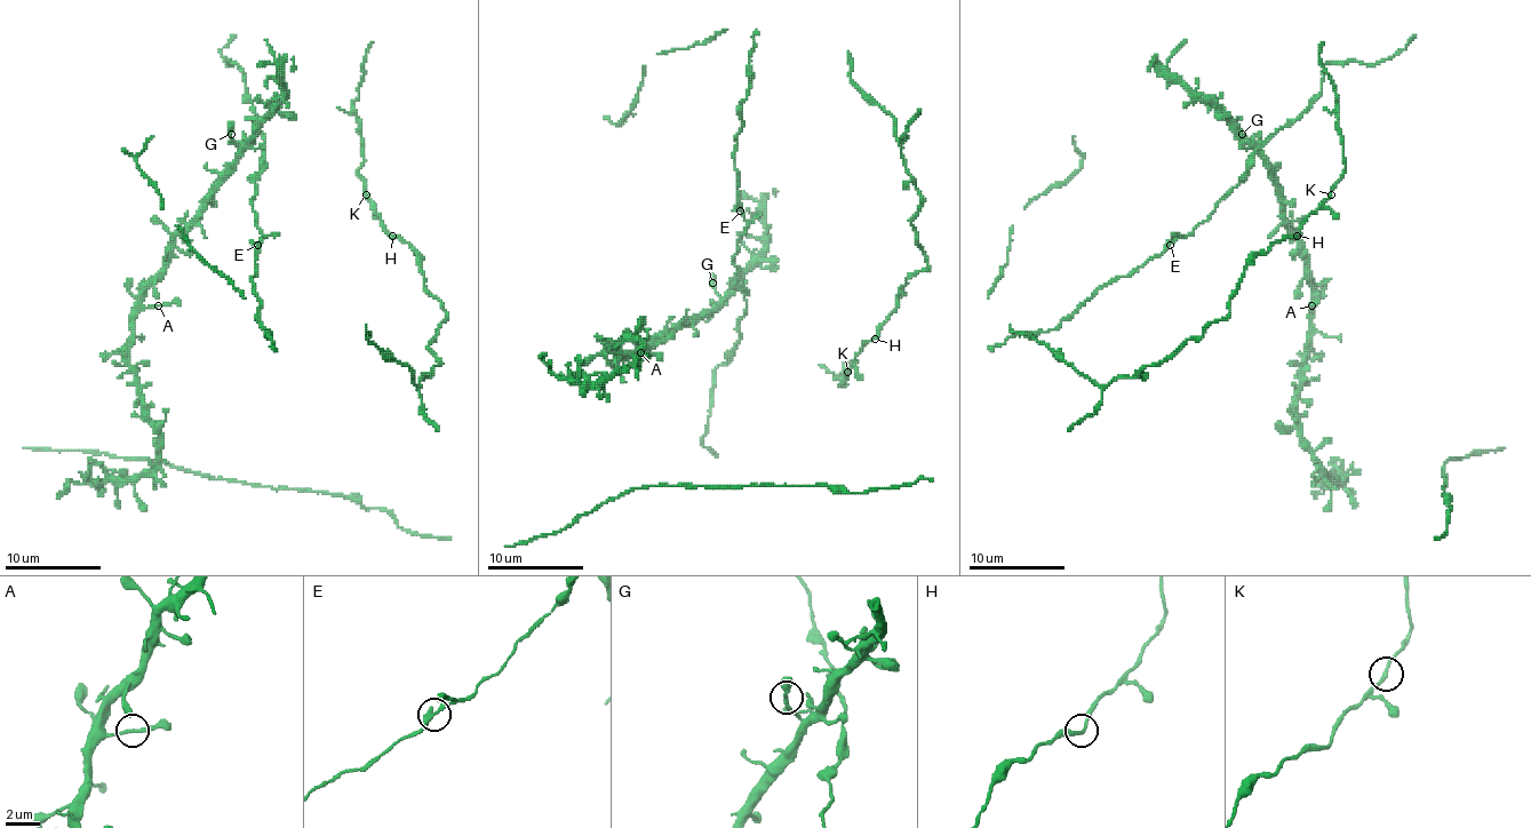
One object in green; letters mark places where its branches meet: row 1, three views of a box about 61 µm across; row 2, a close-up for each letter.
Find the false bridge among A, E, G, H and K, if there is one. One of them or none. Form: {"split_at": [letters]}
{"split_at": []}

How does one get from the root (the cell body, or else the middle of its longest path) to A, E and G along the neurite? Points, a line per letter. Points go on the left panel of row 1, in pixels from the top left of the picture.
A: (212, 184), (207, 206), (175, 238), (170, 262), (142, 293), (142, 303), (146, 308), (158, 305)
E: (212, 184), (247, 149), (262, 153), (262, 173), (253, 199), (255, 225), (264, 236), (257, 245)
G: (212, 184), (236, 158), (238, 145), (231, 134)

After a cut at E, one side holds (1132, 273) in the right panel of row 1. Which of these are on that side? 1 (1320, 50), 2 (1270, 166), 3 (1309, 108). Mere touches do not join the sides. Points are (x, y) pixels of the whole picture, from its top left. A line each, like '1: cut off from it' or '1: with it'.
1: with it
2: with it
3: cut off from it

